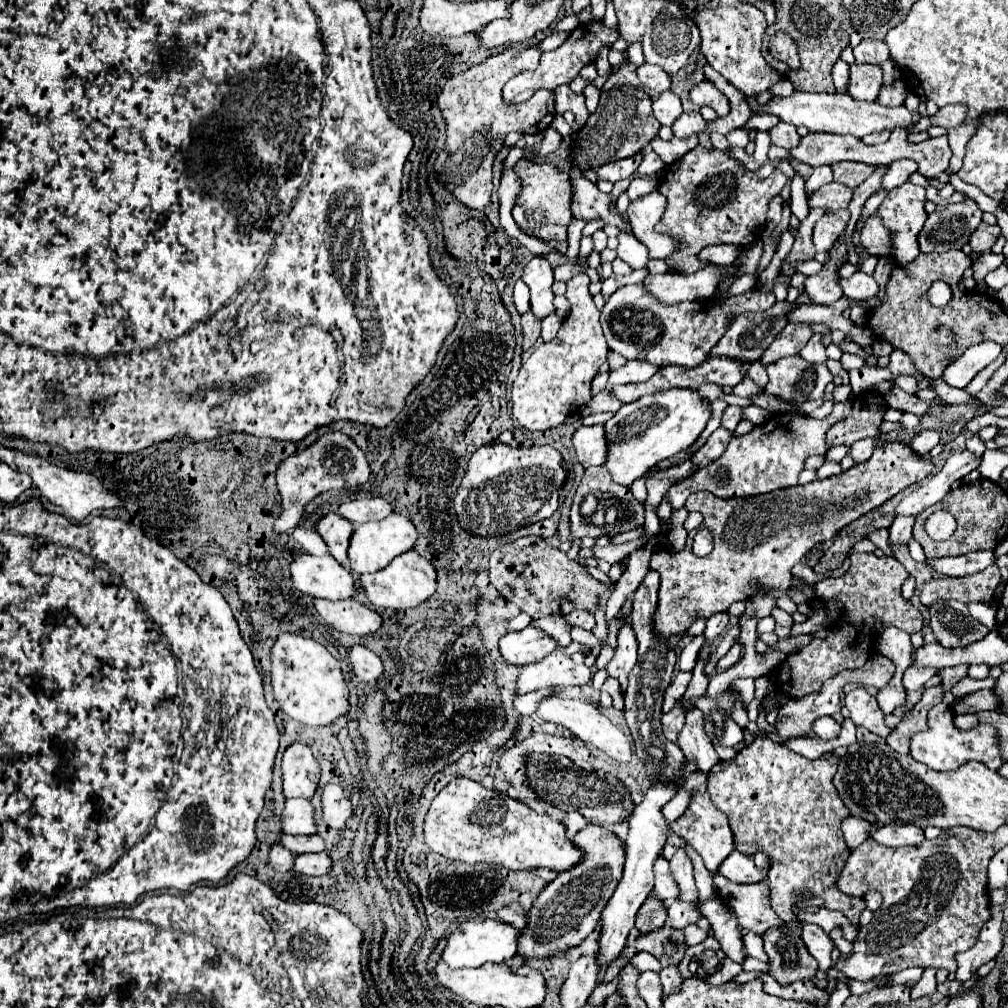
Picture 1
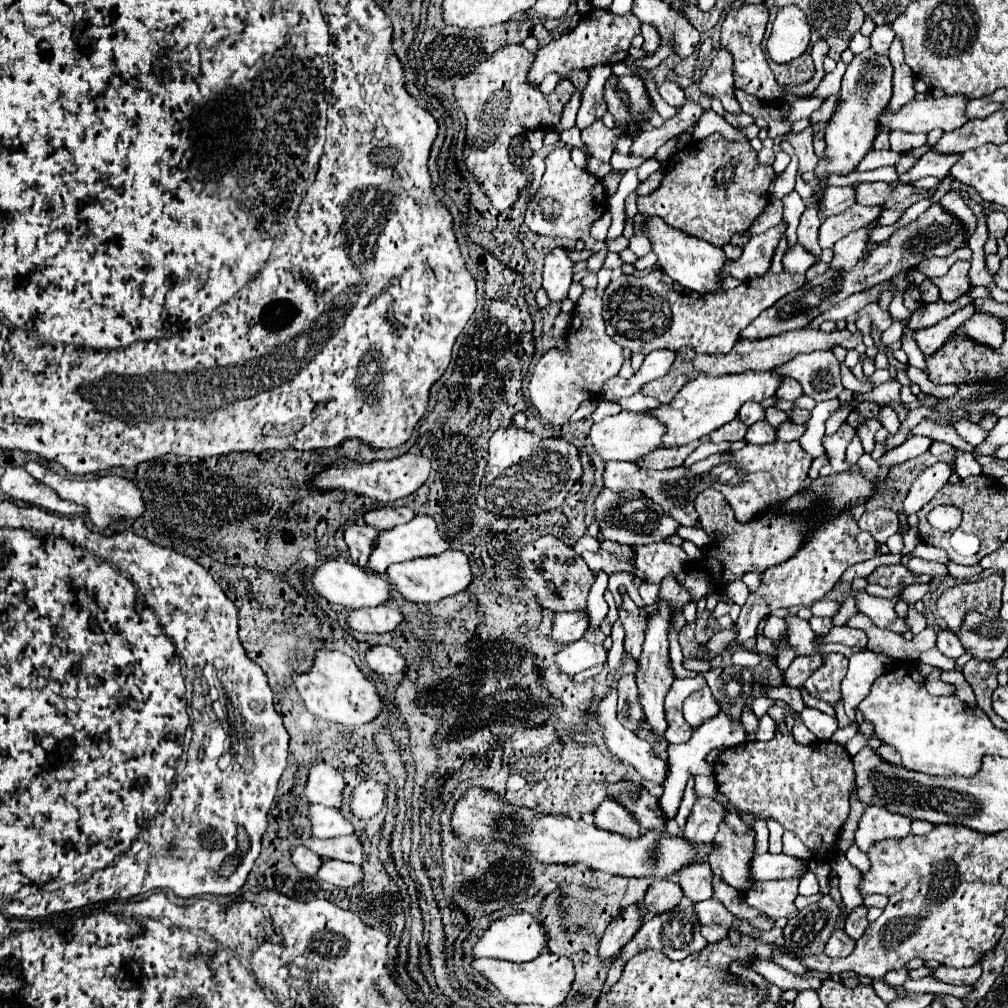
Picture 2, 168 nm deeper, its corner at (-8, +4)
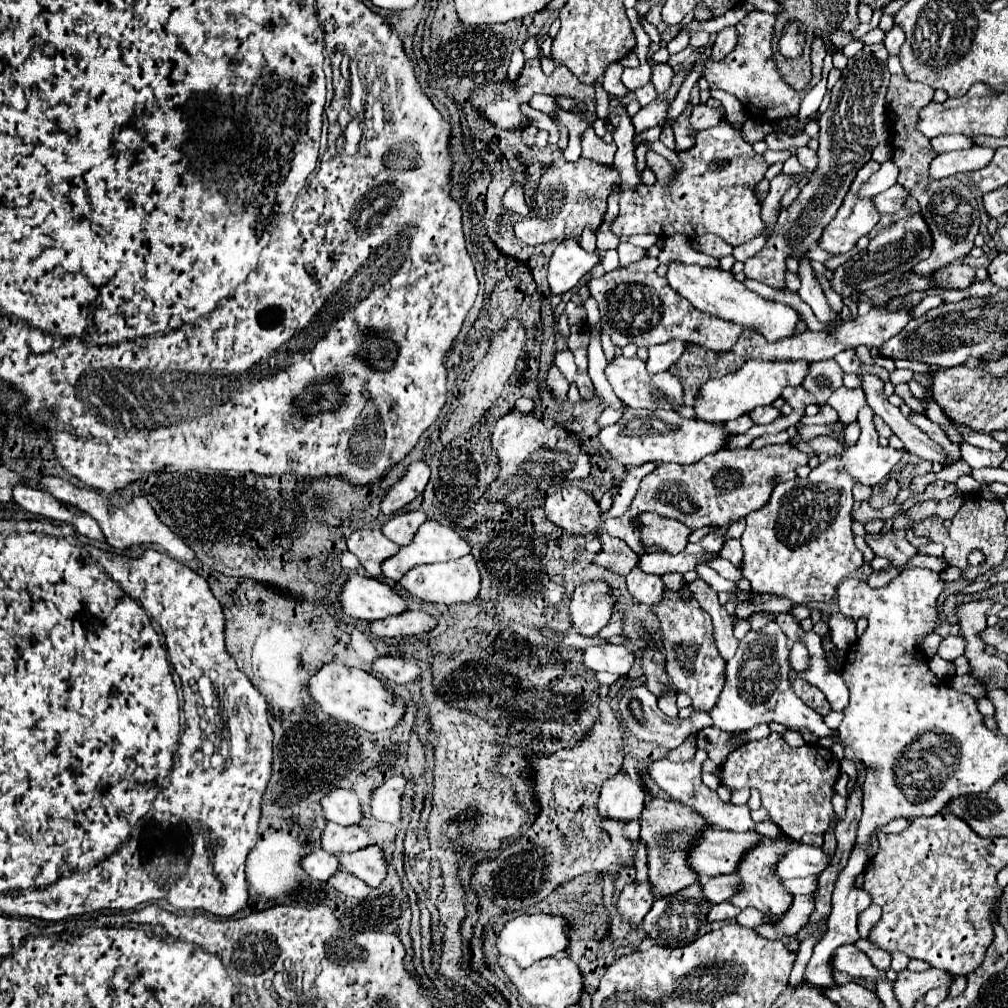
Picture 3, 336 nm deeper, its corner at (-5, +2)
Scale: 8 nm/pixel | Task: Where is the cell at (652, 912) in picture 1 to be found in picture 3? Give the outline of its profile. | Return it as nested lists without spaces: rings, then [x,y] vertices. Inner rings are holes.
[[[653,797],[645,803],[641,815],[641,839],[645,845],[649,845],[649,883],[657,899],[673,895],[697,881],[697,875],[689,869],[689,865],[685,865],[685,849],[705,827],[705,821],[701,821],[693,809],[685,809],[681,803],[659,797]]]

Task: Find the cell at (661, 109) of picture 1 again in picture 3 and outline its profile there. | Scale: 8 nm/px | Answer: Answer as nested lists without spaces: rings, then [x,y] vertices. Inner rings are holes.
[[[655,63],[653,71],[651,71],[651,81],[657,89],[657,93],[667,93],[669,87],[671,87],[671,81],[673,81],[673,69],[669,65],[663,65],[663,63]]]

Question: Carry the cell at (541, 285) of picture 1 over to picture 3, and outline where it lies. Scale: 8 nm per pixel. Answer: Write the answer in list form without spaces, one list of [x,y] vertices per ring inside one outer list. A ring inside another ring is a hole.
[[[577,239],[561,241],[549,261],[547,281],[553,295],[561,295],[577,285],[577,281],[599,263],[597,253],[587,253],[579,247]]]

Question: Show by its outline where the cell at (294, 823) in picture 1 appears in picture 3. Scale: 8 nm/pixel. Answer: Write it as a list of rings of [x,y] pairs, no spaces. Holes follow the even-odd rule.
[[[327,821],[325,829],[323,829],[323,835],[321,835],[321,845],[327,853],[353,851],[357,847],[361,849],[361,847],[367,847],[371,843],[373,843],[373,839],[359,825],[343,827],[343,825],[337,825],[333,821]]]

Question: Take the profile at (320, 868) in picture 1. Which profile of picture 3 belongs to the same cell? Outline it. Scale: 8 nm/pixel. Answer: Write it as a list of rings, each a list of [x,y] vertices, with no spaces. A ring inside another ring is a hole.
[[[339,869],[327,883],[339,893],[349,895],[349,897],[367,897],[367,893],[371,891],[371,887],[365,881],[361,881],[359,877],[353,877],[351,873],[343,869]]]

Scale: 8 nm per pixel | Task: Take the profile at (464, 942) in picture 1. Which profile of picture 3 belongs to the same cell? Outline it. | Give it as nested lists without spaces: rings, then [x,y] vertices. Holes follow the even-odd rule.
[[[519,915],[505,923],[501,933],[497,935],[497,949],[501,955],[515,959],[521,967],[529,967],[539,959],[553,957],[567,947],[567,921],[557,915]]]

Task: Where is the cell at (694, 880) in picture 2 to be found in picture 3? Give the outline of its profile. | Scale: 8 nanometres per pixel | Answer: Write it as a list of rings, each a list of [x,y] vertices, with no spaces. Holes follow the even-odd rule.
[[[735,873],[711,877],[711,879],[703,879],[699,883],[701,883],[703,895],[709,901],[709,905],[729,901],[729,897],[737,891],[737,875]]]

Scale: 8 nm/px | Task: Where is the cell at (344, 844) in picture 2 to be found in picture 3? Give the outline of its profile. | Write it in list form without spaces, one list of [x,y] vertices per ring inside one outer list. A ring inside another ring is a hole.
[[[369,845],[363,849],[357,849],[353,853],[335,853],[339,859],[339,865],[347,871],[363,879],[369,887],[379,887],[379,883],[385,879],[385,859],[383,851],[377,845]]]

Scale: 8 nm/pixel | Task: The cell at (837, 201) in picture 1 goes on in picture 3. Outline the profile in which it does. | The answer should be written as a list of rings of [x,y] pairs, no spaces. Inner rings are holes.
[[[893,185],[887,191],[873,197],[873,203],[879,213],[895,213],[905,203],[907,191],[901,185]]]

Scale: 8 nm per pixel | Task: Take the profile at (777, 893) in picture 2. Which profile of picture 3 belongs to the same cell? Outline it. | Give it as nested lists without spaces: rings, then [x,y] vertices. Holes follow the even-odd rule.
[[[815,875],[813,877],[807,877],[807,879],[791,879],[791,881],[785,881],[785,889],[791,893],[791,895],[809,895],[815,891]]]

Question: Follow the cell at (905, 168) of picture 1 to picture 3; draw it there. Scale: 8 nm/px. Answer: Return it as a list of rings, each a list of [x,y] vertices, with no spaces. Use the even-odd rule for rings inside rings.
[[[969,147],[969,149],[939,153],[931,161],[929,177],[941,179],[941,177],[951,177],[957,173],[981,169],[993,159],[993,153],[995,153],[993,149],[985,149],[985,147]]]

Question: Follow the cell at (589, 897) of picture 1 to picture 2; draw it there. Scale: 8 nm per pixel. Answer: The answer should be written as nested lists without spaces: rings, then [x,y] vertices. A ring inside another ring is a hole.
[[[610,797],[602,801],[602,805],[596,809],[594,815],[596,815],[596,825],[600,829],[616,831],[630,839],[636,839],[640,835],[640,825],[636,823],[636,819],[632,819],[632,813],[624,811],[624,807],[620,807],[620,803],[616,803]]]

